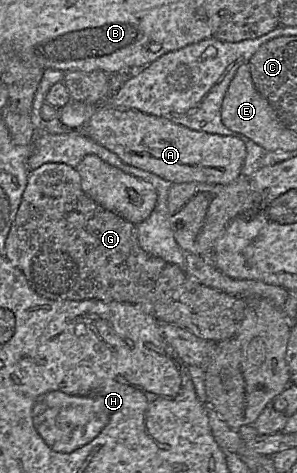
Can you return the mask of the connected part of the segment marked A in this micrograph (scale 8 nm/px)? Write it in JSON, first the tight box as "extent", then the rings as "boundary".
{"extent":[83,102,246,184],"boundary":[[[107,102],[98,105],[83,132],[116,154],[124,163],[154,173],[172,184],[188,182],[229,184],[240,176],[246,156],[244,142],[236,137],[192,130],[163,117],[146,114],[137,109],[113,107]]]}

